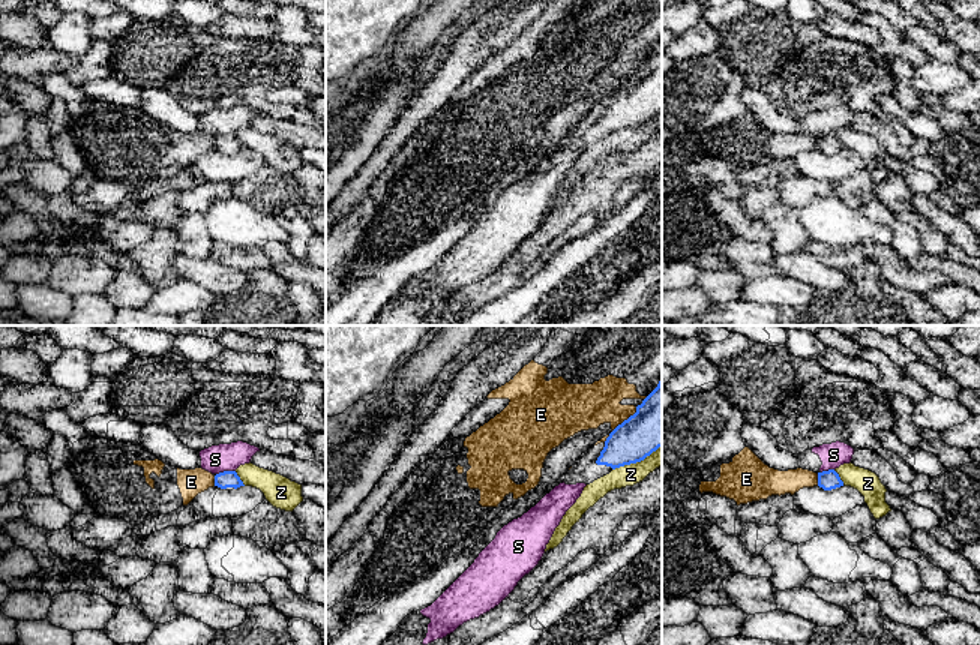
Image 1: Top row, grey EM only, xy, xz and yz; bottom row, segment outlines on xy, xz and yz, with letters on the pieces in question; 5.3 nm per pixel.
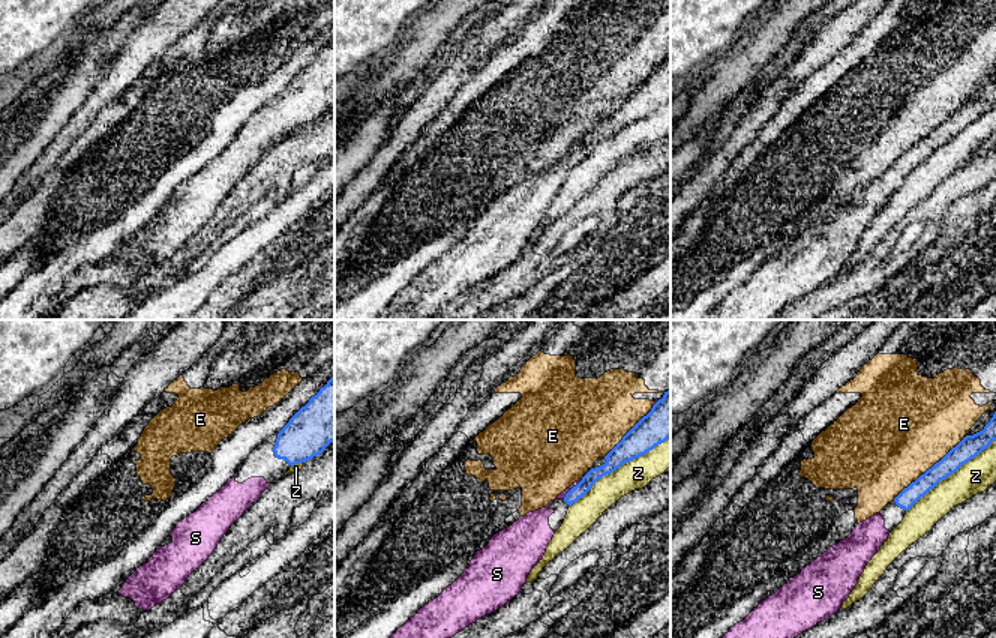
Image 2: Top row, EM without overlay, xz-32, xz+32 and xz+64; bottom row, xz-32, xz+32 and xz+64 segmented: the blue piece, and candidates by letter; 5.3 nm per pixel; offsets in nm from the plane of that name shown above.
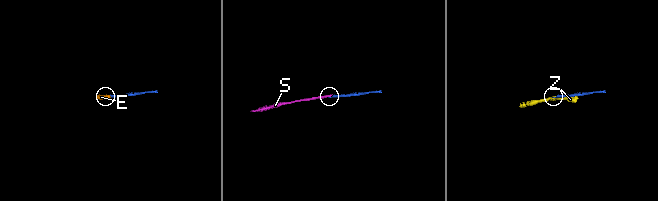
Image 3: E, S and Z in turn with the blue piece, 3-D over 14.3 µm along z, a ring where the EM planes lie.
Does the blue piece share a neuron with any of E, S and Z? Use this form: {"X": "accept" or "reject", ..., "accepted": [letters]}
{"E": "reject", "S": "accept", "Z": "reject", "accepted": ["S"]}

